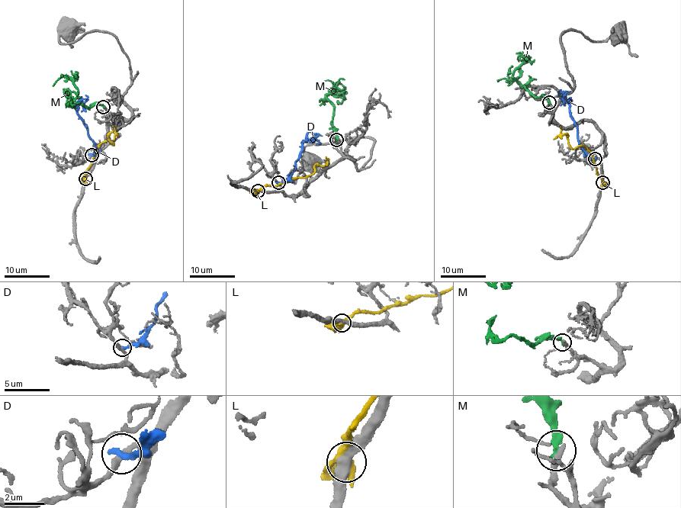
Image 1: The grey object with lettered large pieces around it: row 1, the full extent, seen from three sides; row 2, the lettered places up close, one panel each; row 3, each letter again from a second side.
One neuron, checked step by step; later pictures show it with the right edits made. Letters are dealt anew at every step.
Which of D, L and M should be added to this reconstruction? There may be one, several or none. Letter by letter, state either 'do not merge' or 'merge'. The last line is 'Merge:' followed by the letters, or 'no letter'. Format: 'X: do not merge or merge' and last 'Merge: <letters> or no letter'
D: do not merge
L: do not merge
M: merge
Merge: M

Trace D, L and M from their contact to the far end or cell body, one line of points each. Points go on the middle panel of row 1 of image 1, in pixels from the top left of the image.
D: (279, 182), (287, 179), (293, 171), (304, 141), (316, 139), (319, 143), (317, 144)
L: (258, 191), (265, 186), (308, 177), (316, 165), (324, 165), (326, 156)
M: (336, 140), (334, 110), (326, 97), (344, 91), (333, 94), (332, 83), (324, 80)

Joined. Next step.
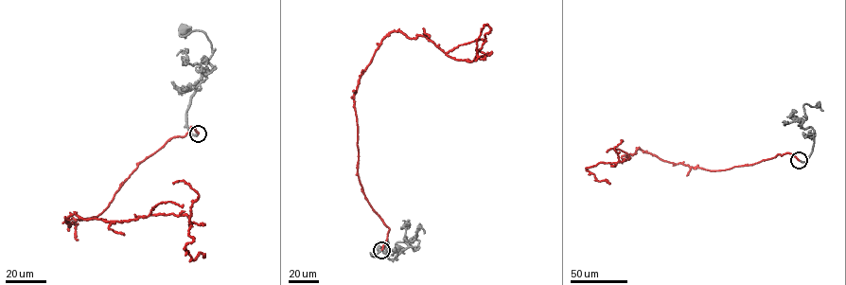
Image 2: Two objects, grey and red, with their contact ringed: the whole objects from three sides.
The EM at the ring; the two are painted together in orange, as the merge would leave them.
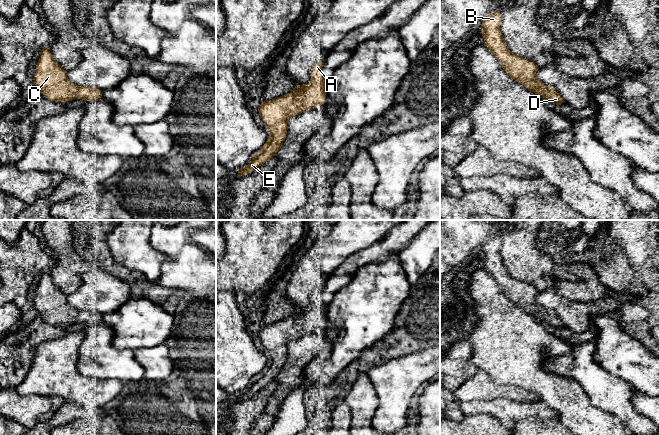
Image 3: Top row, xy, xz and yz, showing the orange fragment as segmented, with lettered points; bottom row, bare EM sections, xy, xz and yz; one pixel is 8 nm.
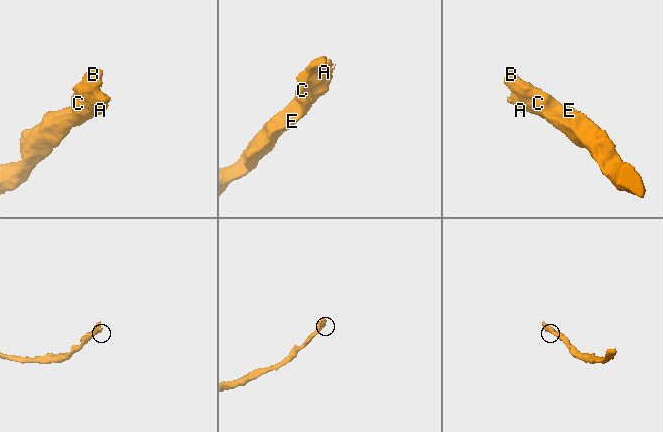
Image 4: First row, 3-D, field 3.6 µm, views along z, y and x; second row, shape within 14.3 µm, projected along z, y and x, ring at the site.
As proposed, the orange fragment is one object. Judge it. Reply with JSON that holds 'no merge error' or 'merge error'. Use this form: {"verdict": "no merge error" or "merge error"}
{"verdict": "no merge error"}

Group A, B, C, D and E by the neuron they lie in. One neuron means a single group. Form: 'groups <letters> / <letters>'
groups A B C D E

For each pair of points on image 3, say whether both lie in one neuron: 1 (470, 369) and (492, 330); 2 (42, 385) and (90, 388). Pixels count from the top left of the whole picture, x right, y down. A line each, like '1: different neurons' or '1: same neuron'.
1: different neurons
2: same neuron

